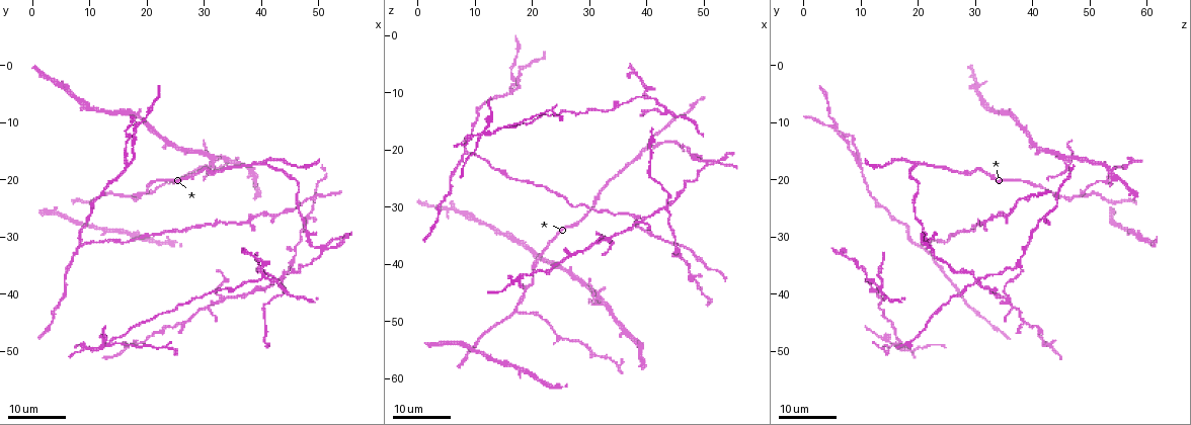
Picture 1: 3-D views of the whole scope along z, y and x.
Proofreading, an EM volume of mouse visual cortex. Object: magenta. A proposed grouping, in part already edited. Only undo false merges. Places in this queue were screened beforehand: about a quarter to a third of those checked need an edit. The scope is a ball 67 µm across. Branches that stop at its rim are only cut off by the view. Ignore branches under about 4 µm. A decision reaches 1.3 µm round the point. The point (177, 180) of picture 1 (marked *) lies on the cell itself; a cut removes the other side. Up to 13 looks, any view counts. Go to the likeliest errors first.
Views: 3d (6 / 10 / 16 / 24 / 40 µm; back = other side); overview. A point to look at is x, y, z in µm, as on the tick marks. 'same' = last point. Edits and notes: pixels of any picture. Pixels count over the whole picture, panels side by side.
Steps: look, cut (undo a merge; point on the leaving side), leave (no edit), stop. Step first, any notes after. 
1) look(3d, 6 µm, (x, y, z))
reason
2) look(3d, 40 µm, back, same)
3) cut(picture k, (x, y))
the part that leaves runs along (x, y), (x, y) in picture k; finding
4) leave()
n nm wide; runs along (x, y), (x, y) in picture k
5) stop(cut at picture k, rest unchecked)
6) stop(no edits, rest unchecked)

look(3d, 24 µm, (33.0, 41.0, 35.5))
looks like a crossing

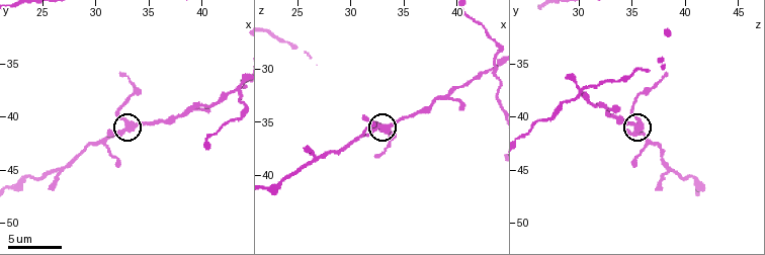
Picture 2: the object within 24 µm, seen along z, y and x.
look(3d, 10 µm, (32.8, 40.8, 35.4))

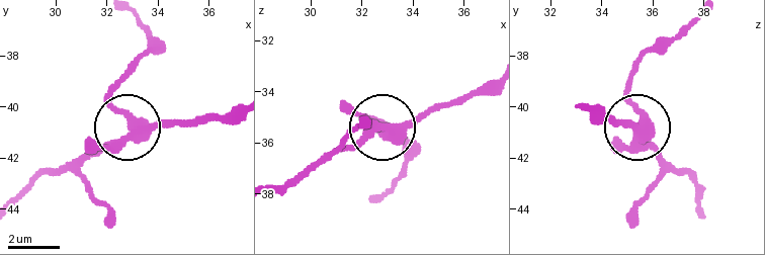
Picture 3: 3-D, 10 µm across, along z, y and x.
leave()
side arm 8 µm; one cell here

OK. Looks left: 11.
look(3d, 16 µm, (8.5, 31.5, 20.0))
side arm on a straight run

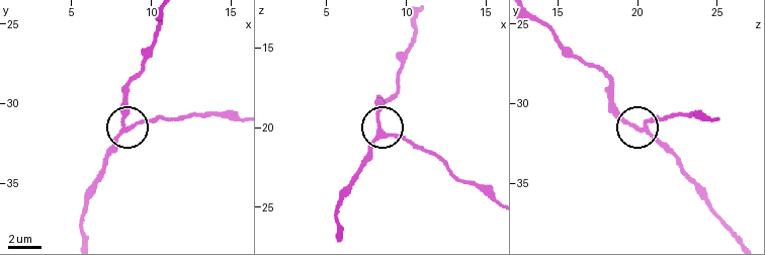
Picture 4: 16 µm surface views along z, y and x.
look(3d, 10 µm, (8.3, 31.7, 20.4))

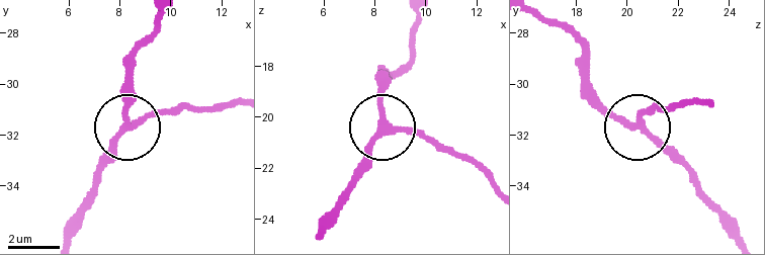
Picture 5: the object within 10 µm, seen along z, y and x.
look(3d, 10 µm, back, (8.3, 31.7, 20.4))

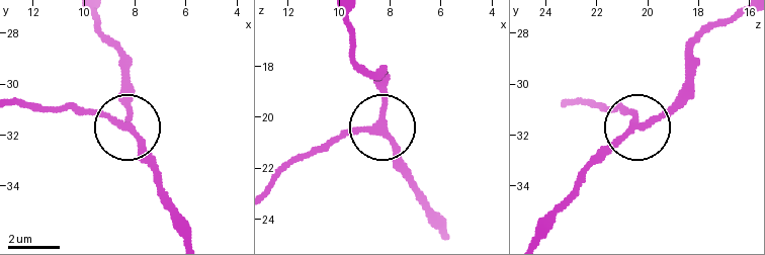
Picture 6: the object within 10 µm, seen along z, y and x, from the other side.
leave()
runs along (19, 102), (78, 108), (130, 129), (130, 85) in picture 6; all the same cell

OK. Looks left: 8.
look(3d, 6 µm, (43.0, 37.6, 30.2))
four arms meet

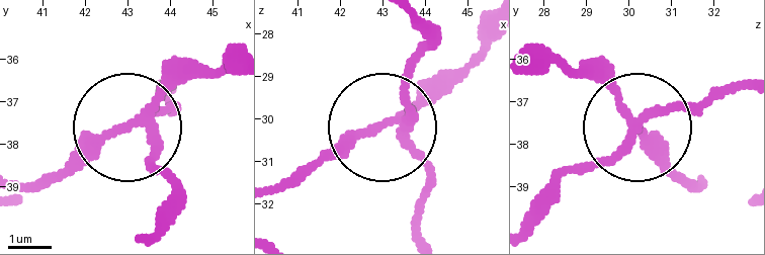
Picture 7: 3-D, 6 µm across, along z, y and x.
cut(picture 7, (179, 104))
the part that leaves runs along (641, 124), (746, 88) in picture 7; two cells meet here

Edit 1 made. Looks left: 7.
look(3d, 24 µm, (31.5, 17.0, 46.0))
three-way junction

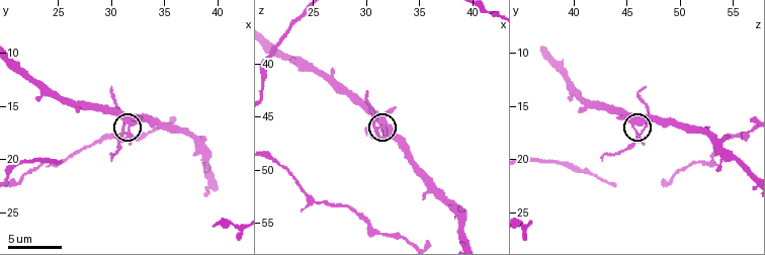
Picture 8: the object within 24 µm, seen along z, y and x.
look(3d, 10 µm, (31.8, 17.2, 45.8))

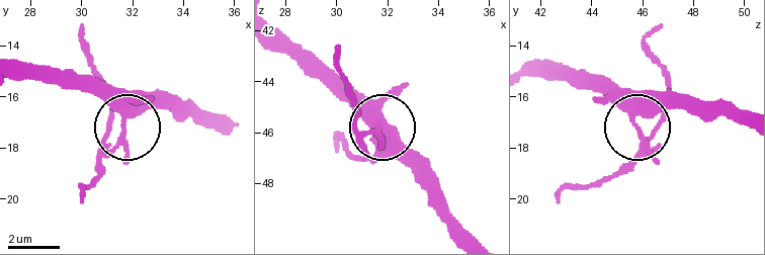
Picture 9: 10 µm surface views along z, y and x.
leave()
3 arms; continuous, no second cell

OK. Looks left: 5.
look(3d, 24 µm, (40.0, 37.0, 11.0))
three-way junction

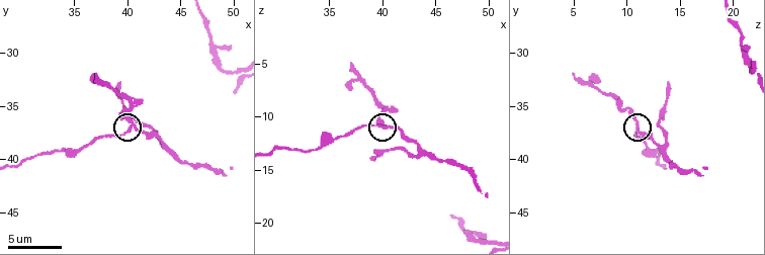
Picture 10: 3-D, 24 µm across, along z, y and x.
look(3d, 10 µm, (40.4, 37.0, 11.0))

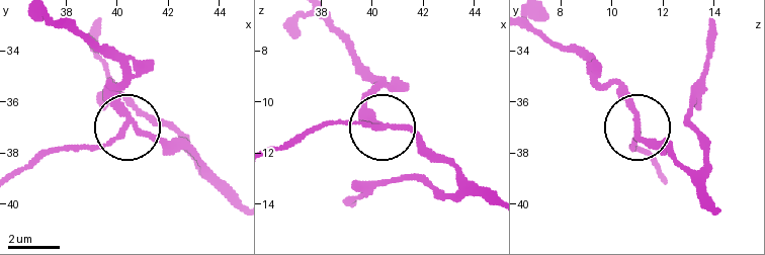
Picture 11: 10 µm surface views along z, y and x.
cut(picture 11, (91, 145))
200 nm wide; the part that leaves runs along (126, 125), (108, 139), (50, 150), (17, 167) in picture 11; a second cell is stuck on

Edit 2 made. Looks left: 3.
look(overview)

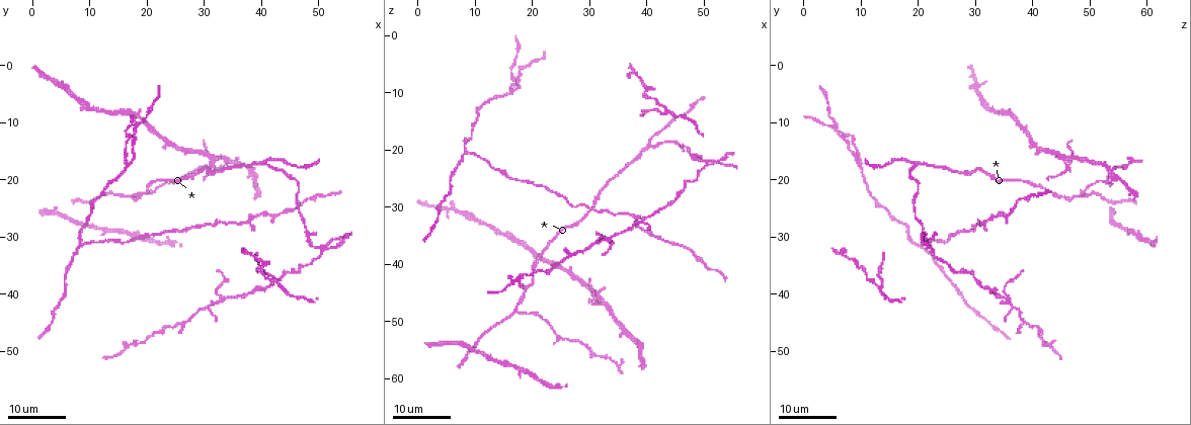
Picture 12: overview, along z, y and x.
look(3d, 24 µm, (17.0, 17.0, 10.0))
two arms in line, one across

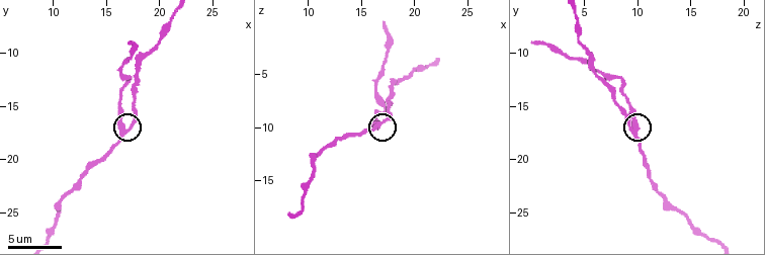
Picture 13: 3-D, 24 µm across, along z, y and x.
look(3d, 10 µm, (17.0, 17.0, 9.8))
zoom in

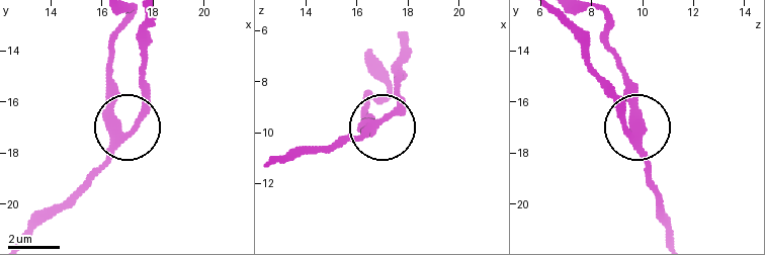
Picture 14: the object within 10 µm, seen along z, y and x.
leave()
runs along (672, 236), (628, 105), (628, 74) in picture 14; one cell here

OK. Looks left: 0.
stop(cut at picture 7, cut at picture 11, rest unchecked)

